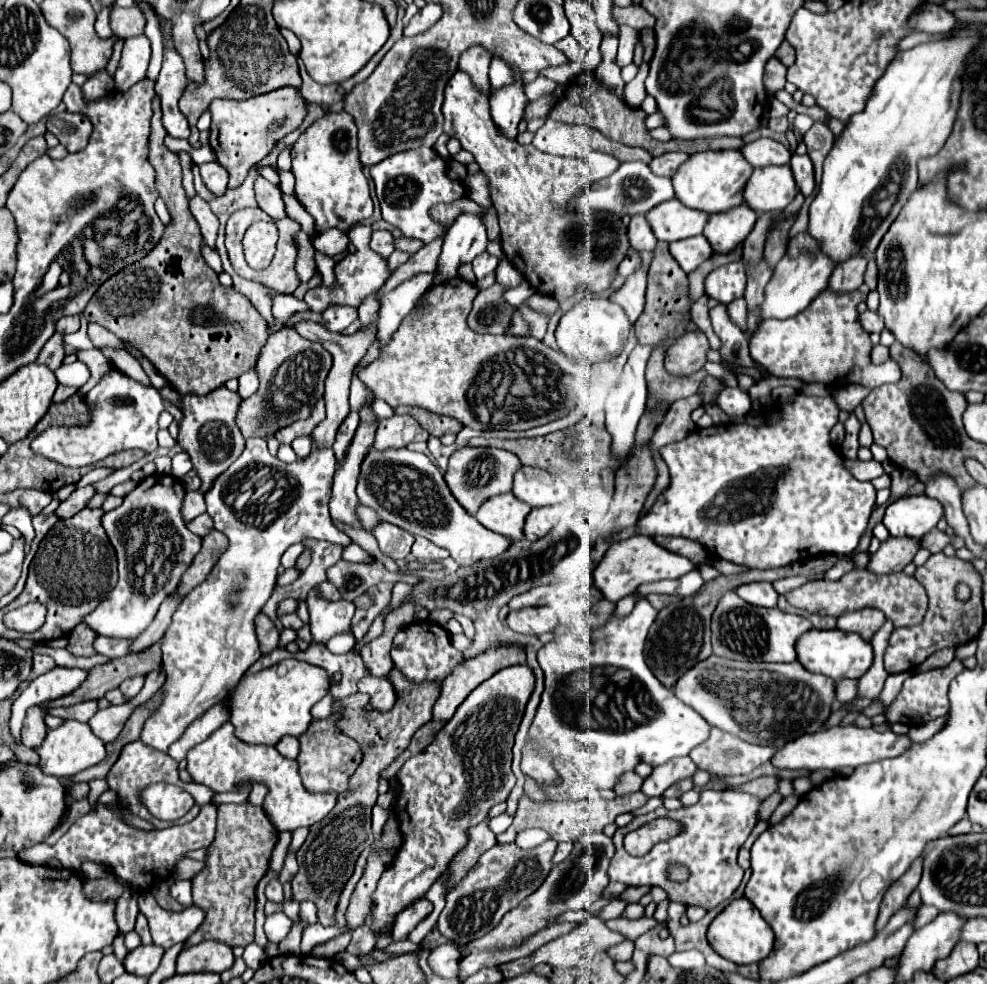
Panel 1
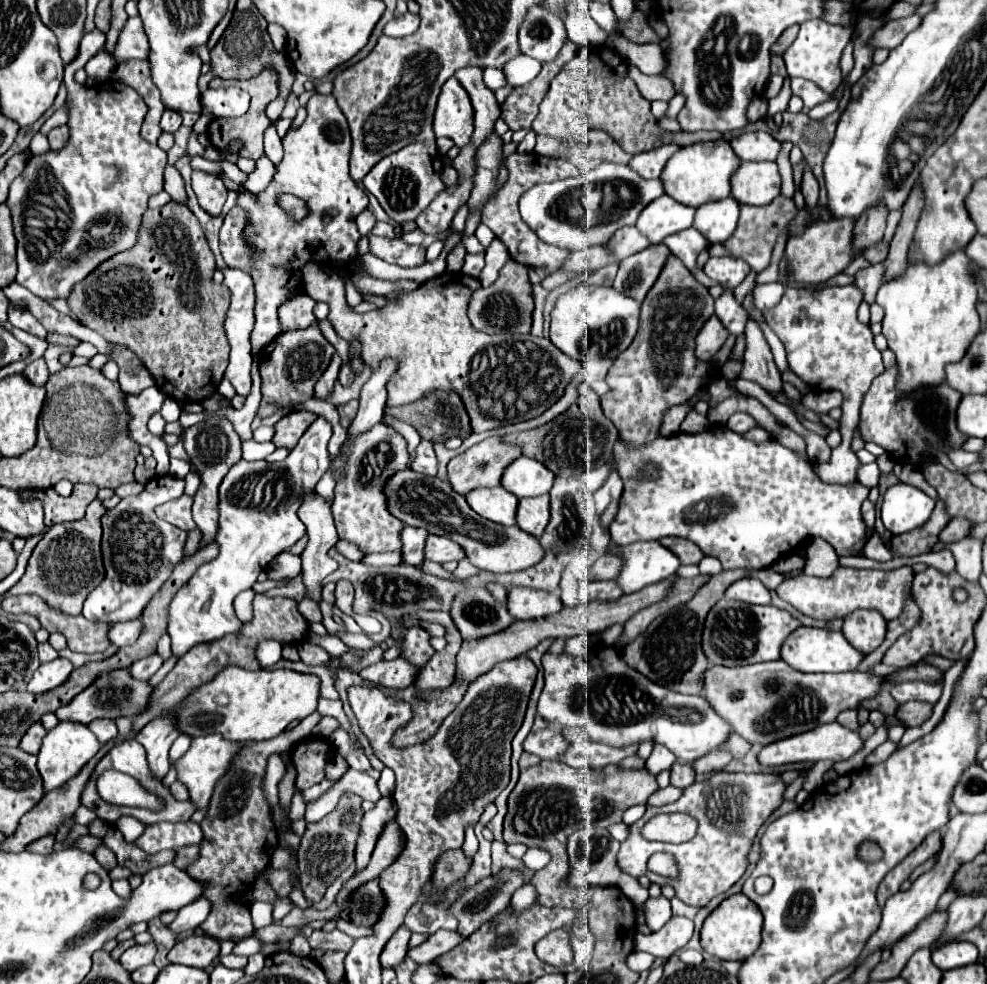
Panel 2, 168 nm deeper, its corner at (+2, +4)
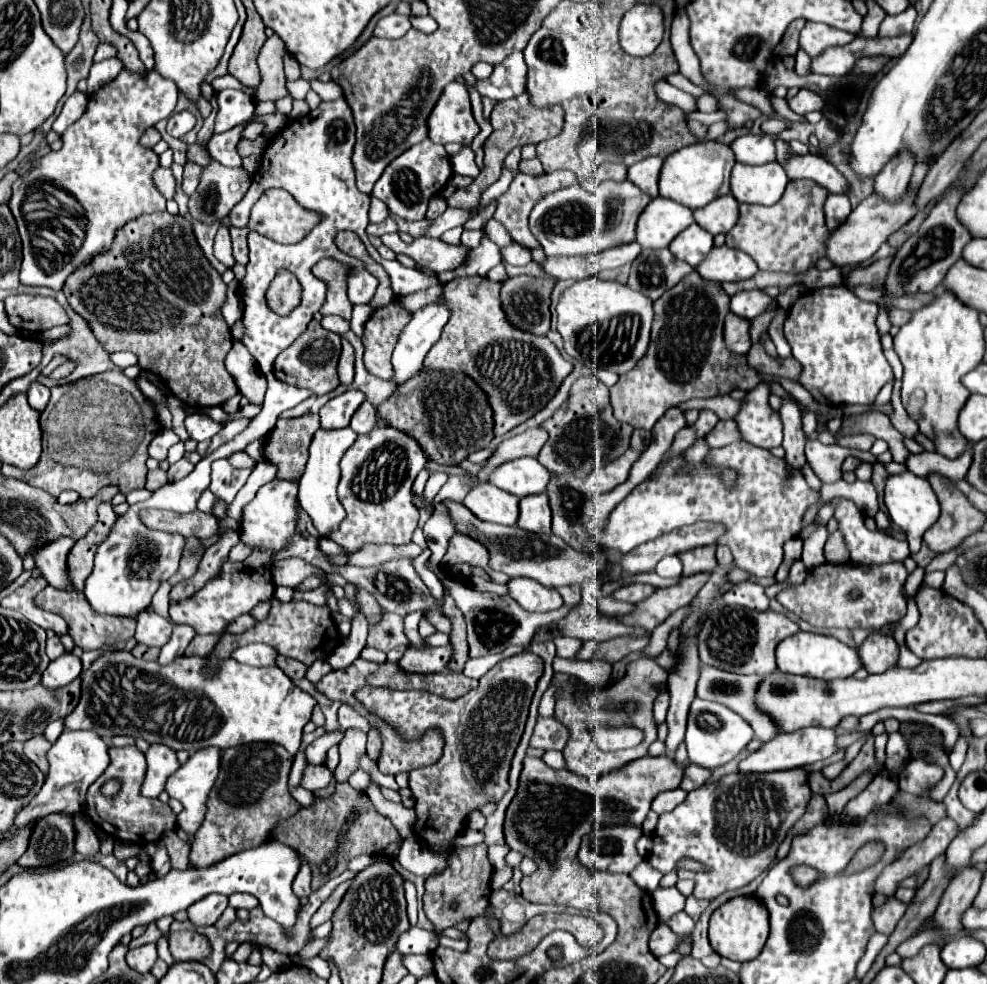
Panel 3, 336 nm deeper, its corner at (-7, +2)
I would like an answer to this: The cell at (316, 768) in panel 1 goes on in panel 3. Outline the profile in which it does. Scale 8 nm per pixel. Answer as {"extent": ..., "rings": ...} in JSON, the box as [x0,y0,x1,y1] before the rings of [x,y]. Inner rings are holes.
{"extent":[301,766,331,792],"rings":[[[307,766],[307,770],[303,772],[301,786],[315,792],[315,790],[327,788],[329,782],[331,782],[331,772],[327,770],[327,766]]]}

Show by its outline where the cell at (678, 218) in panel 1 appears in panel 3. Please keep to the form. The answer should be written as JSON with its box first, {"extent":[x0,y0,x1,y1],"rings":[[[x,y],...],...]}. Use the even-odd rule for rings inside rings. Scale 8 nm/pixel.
{"extent":[635,196,693,248],"rings":[[[657,196],[639,216],[635,242],[639,242],[641,248],[667,248],[671,240],[693,222],[691,208]]]}

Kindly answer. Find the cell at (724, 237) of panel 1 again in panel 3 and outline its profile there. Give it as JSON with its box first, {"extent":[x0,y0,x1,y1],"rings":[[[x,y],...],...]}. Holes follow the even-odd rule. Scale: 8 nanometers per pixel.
{"extent":[693,194,739,236],"rings":[[[725,194],[725,196],[719,196],[717,200],[711,200],[707,206],[697,208],[693,216],[695,216],[695,222],[707,232],[711,232],[713,236],[721,232],[727,234],[739,218],[739,202],[731,194]]]}

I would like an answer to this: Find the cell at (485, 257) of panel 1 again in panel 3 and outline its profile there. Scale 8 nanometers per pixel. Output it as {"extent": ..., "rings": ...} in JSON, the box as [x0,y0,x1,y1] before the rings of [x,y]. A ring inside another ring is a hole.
{"extent":[461,230,483,248],"rings":[[[463,230],[463,234],[461,234],[461,242],[467,244],[469,248],[479,246],[481,240],[483,240],[483,230]]]}

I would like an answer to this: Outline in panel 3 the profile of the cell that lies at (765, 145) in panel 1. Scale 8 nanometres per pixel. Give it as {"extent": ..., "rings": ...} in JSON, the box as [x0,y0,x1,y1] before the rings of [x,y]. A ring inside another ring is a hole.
{"extent":[731,134,775,166],"rings":[[[745,134],[731,142],[731,150],[735,154],[735,160],[749,166],[759,166],[775,160],[775,138],[761,134]]]}

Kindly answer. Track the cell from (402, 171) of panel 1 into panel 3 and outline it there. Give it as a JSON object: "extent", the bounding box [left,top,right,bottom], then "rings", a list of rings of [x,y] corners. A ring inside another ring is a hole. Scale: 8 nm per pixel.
{"extent":[373,140,453,220],"rings":[[[423,140],[397,156],[377,180],[373,188],[373,196],[383,200],[389,206],[389,212],[403,220],[423,220],[427,212],[427,202],[431,196],[439,194],[443,186],[449,182],[453,170],[449,156],[443,146],[431,144],[431,140]]]}

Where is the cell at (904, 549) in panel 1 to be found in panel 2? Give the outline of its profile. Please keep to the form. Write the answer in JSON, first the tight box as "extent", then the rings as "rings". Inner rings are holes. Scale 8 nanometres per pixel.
{"extent":[890,502,950,558],"rings":[[[938,502],[930,520],[924,526],[920,526],[918,530],[910,530],[910,532],[904,532],[904,534],[890,538],[892,554],[910,558],[910,556],[930,552],[930,548],[938,542],[938,534],[942,530],[942,526],[946,526],[946,522],[950,522],[950,518],[946,518],[946,510]]]}

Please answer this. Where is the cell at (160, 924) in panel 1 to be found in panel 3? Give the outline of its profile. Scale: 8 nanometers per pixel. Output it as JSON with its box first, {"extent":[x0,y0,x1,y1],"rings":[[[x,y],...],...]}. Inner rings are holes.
{"extent":[187,894,229,926],"rings":[[[209,894],[203,900],[199,900],[197,904],[191,904],[191,908],[187,910],[189,920],[195,926],[211,926],[219,920],[219,916],[223,914],[223,910],[227,908],[229,900],[223,894]]]}

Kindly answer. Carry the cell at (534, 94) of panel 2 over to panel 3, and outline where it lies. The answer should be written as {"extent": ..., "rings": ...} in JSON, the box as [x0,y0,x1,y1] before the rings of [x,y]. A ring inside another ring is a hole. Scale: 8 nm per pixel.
{"extent":[447,96,563,210],"rings":[[[517,96],[515,100],[505,100],[505,102],[497,102],[491,116],[489,116],[489,122],[493,126],[493,132],[491,136],[485,140],[485,168],[483,172],[473,180],[471,186],[467,188],[459,188],[455,190],[455,194],[451,198],[447,198],[447,204],[451,208],[463,208],[463,210],[471,210],[479,204],[481,200],[481,194],[493,184],[499,180],[501,176],[501,166],[503,166],[503,160],[505,156],[515,148],[515,146],[525,146],[525,144],[539,144],[543,140],[549,140],[549,138],[555,138],[561,128],[563,128],[563,108],[545,108],[545,110],[537,110],[537,108],[531,108],[531,104],[527,104],[527,96]]]}

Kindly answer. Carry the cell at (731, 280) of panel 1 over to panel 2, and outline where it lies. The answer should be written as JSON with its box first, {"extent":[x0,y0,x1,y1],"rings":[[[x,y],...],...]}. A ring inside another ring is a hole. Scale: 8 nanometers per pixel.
{"extent":[704,256,750,290],"rings":[[[722,256],[722,258],[710,258],[704,266],[704,274],[712,280],[716,280],[722,288],[734,290],[748,274],[750,266],[734,256]]]}

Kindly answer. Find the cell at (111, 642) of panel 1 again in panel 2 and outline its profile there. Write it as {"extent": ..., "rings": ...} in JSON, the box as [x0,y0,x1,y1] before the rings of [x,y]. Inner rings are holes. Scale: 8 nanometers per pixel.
{"extent":[108,620,142,648],"rings":[[[134,620],[134,622],[122,622],[122,624],[110,628],[108,640],[110,640],[116,648],[122,648],[122,646],[134,644],[134,642],[138,640],[140,632],[142,632],[142,622],[140,622],[140,620]]]}

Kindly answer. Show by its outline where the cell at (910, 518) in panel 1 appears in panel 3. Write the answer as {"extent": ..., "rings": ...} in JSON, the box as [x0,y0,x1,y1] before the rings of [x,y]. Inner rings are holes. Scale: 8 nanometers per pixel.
{"extent":[885,470,939,554],"rings":[[[905,470],[901,474],[891,474],[887,478],[885,484],[885,506],[889,510],[889,518],[893,524],[897,524],[905,534],[907,534],[907,542],[911,548],[911,554],[917,554],[921,548],[921,540],[925,530],[935,524],[935,520],[939,518],[939,504],[937,504],[937,496],[933,492],[933,488],[929,486],[927,478],[915,476],[913,472]]]}

